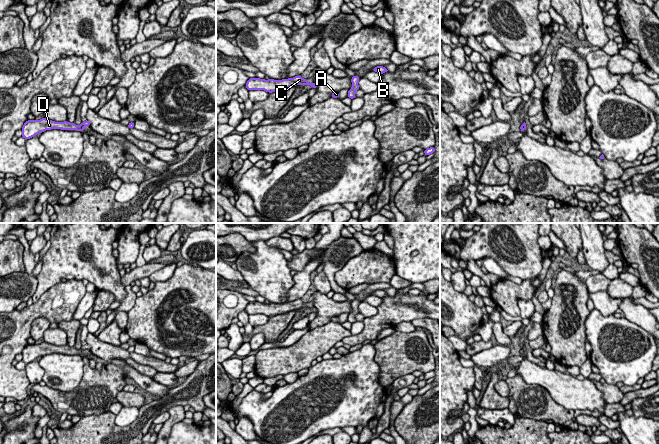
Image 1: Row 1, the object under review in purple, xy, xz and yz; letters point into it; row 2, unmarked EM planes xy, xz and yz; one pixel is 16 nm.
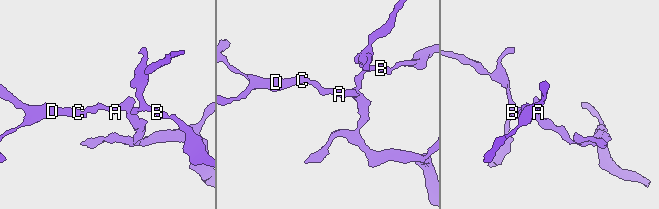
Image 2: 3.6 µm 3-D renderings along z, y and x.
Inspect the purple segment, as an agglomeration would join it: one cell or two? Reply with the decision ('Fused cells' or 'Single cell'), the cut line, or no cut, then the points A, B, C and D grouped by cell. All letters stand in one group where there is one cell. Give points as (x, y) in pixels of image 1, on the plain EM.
Fused cells. Split along xz (307, 306), (304, 308). Groups: A B / C D

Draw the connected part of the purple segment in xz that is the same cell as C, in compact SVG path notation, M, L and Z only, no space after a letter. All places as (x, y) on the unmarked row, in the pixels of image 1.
M301 299L293 302L274 304L274 303L260 303L260 302L249 302L245 311L248 315L251 314L265 314L268 317L287 313L292 310L301 309L308 307L307 303L303 303Z

